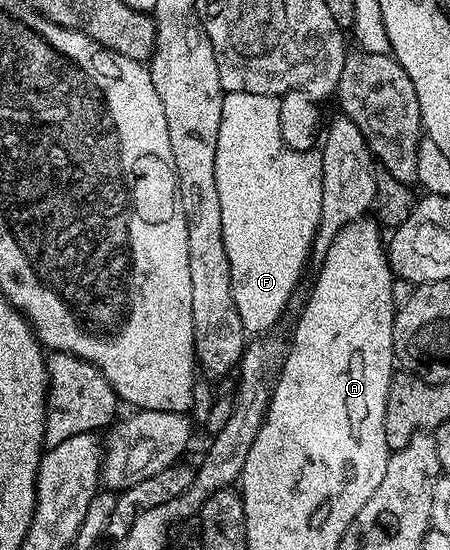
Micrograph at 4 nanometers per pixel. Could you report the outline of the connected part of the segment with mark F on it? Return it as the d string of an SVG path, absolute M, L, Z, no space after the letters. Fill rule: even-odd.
M248 92L226 93L231 100L225 97L223 101L227 103L227 108L221 106L221 126L217 134L217 146L215 147L215 177L217 178L217 194L221 198L221 228L222 237L225 238L225 254L229 258L229 278L233 286L233 306L237 306L237 314L241 316L244 331L249 334L265 334L272 331L272 328L279 320L283 311L287 308L287 303L291 300L291 295L295 292L295 287L299 284L299 279L303 276L303 267L311 256L311 243L315 241L315 231L321 218L321 155L318 151L294 152L292 148L287 148L281 138L281 122L279 121L279 102L274 96L265 94L249 94Z

